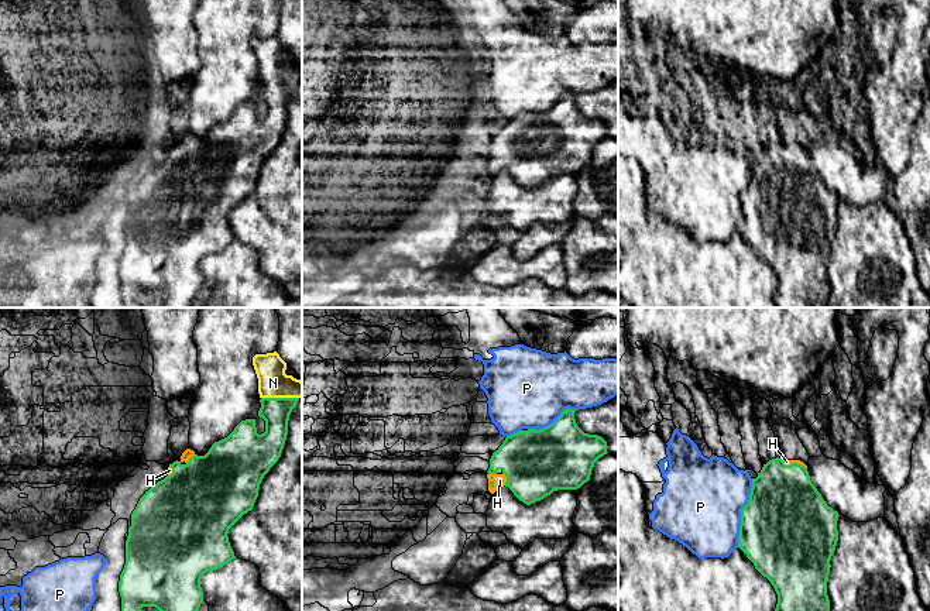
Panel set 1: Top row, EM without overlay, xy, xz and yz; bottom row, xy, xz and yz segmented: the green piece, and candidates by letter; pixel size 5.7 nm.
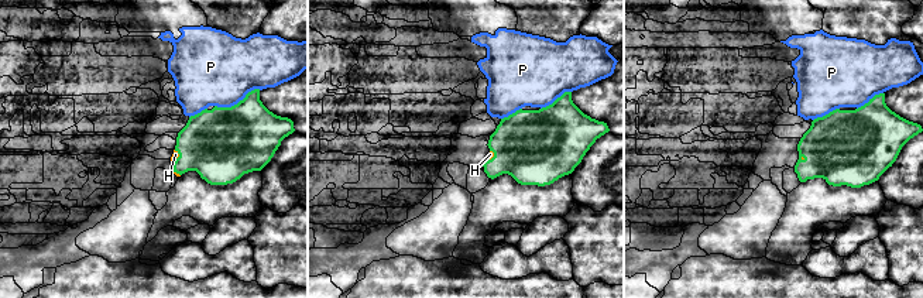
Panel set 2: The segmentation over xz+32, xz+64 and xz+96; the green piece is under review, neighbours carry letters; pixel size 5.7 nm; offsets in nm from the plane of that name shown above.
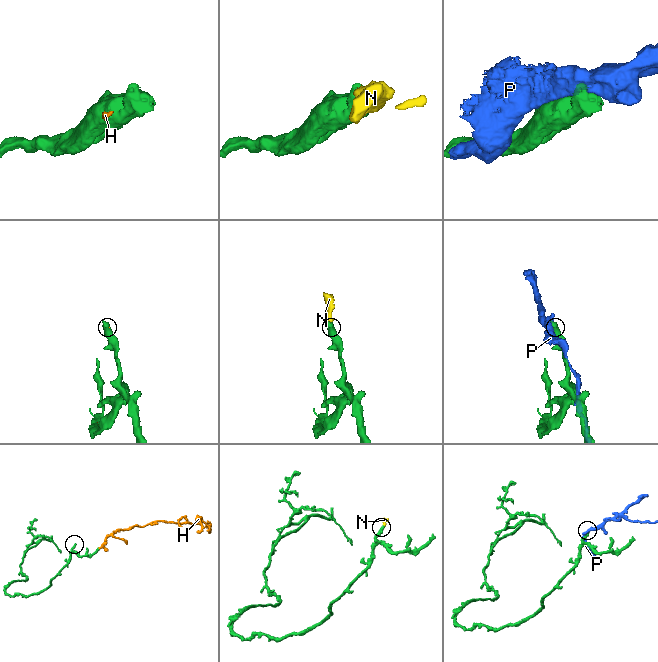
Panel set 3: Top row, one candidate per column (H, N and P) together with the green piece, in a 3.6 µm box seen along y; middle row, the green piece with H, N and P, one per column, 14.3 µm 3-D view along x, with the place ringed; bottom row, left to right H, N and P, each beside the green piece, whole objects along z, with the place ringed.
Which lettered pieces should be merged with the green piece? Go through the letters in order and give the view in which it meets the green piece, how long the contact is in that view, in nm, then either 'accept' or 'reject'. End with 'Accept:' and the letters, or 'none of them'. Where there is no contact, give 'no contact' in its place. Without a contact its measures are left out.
H: contact in xz; length 70 nm; accept
N: contact in xy; length 220 nm; accept
P: contact in yz; length 400 nm; reject
Accept: H, N

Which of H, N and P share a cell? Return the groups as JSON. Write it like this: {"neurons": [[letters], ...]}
{"neurons": [["H", "N"], ["P"]]}

